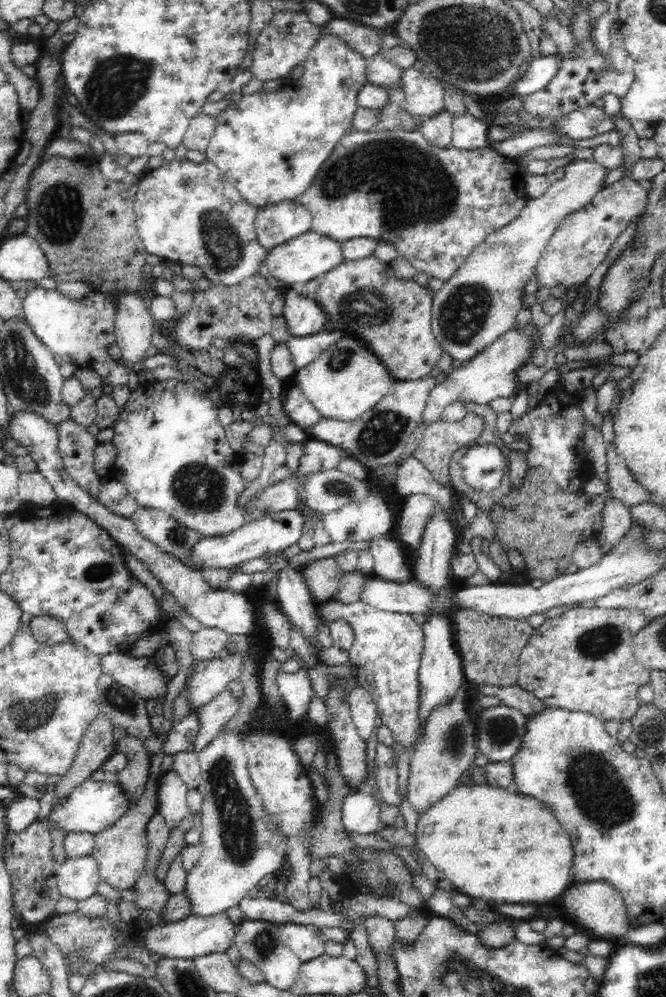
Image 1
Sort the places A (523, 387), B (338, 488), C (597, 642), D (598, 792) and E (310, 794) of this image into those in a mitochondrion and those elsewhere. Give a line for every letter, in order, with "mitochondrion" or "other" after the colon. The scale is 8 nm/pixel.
A: other
B: mitochondrion
C: mitochondrion
D: mitochondrion
E: other

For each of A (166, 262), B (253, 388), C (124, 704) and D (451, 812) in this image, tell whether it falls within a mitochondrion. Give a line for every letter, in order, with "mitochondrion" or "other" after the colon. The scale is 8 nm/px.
A: other
B: other
C: mitochondrion
D: other

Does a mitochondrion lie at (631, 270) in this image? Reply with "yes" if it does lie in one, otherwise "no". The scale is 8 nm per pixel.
yes

